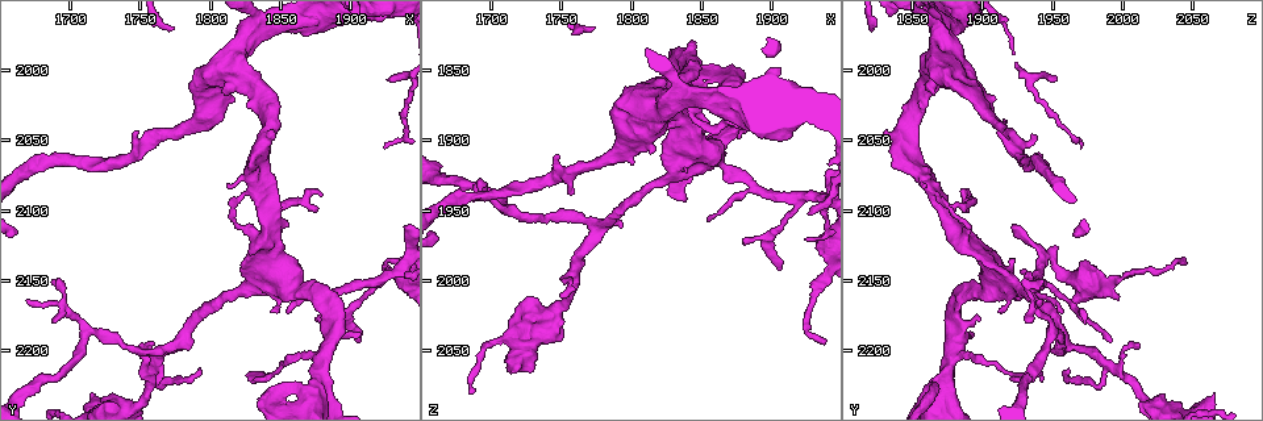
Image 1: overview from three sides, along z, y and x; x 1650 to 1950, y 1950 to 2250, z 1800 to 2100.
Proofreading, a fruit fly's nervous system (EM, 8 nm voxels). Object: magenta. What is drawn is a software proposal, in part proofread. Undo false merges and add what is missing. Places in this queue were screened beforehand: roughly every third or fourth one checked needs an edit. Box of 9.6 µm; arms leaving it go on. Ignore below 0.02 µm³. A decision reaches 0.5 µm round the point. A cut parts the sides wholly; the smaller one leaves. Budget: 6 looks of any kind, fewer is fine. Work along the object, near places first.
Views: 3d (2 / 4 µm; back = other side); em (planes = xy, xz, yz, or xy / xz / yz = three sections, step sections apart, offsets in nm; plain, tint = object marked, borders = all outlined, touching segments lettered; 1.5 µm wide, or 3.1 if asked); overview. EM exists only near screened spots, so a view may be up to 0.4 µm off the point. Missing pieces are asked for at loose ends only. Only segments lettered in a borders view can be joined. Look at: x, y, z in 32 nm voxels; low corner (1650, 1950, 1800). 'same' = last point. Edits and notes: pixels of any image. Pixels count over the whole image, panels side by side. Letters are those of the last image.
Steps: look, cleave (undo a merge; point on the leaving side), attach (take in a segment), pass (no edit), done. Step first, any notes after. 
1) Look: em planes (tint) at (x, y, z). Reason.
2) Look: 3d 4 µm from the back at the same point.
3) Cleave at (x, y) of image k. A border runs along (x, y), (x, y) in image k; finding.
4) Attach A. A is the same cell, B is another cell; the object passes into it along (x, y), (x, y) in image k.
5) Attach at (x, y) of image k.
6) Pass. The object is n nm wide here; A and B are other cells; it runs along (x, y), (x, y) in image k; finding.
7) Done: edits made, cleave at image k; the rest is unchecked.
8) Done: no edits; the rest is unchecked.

Look: em planes (tint) at (1740, 2196, 1956). A narrow waist.

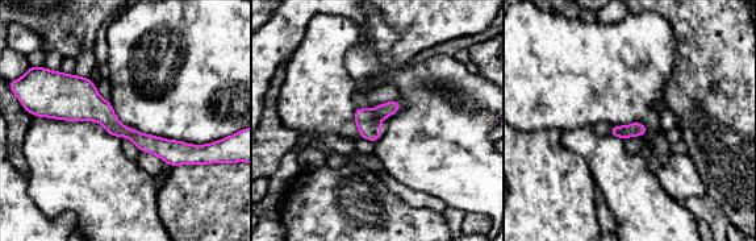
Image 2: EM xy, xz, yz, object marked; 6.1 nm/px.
Look: em planes (borders) at the same point. See the neighbours.

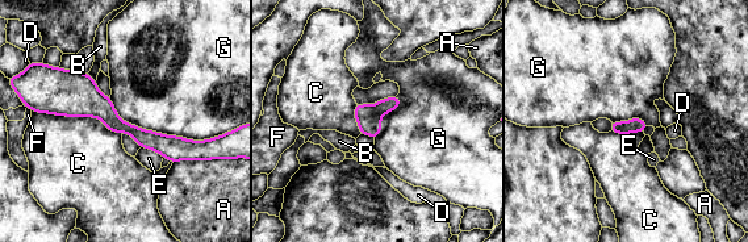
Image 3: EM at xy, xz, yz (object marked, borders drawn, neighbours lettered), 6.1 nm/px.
Pass. The object is 80 nm wide here; A, B, C, D, E, F and G are other cells; a border runs along (109, 97), (130, 124), (214, 137) in image 3; all the same neuron.

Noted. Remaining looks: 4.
Look: em planes (plain) at (1752, 2194, 2012). An open end.

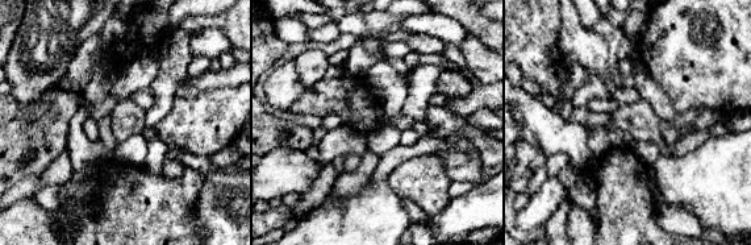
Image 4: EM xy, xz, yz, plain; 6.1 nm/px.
Look: em planes (borders) at the same point.

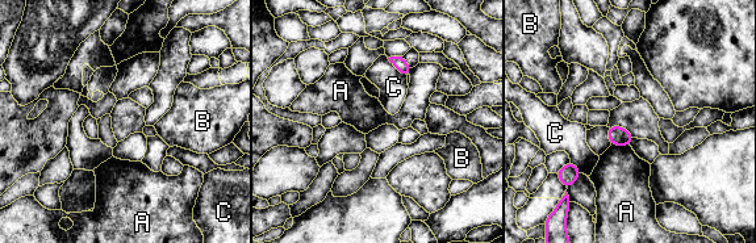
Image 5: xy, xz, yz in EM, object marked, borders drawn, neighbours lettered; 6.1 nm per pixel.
Pass. A, B and C are other cells; a border runs along (387, 58), (406, 76) in image 5; none of them fits.

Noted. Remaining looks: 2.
Look: em xz step 8 (tint) at (1906, 2188, 1896). An open end.

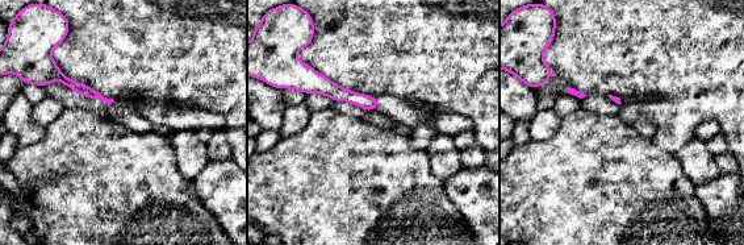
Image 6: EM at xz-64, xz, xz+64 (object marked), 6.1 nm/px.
Look: em planes (borders) at the same point.

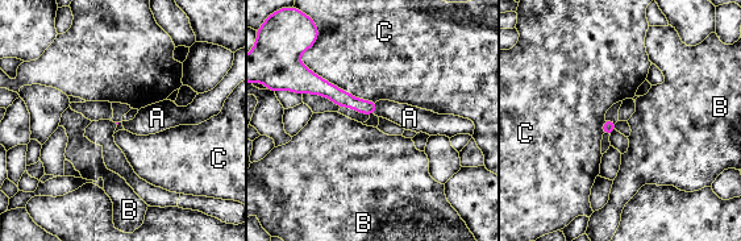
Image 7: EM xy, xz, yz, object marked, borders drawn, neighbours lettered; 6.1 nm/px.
Attach A. A is the same cell, B and C are other cells; the object passes into it along (338, 96), (375, 108), (409, 117) in image 7; it goes on there.

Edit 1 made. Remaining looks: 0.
Done: edits made, attach at image 7; the rest is unchecked.

